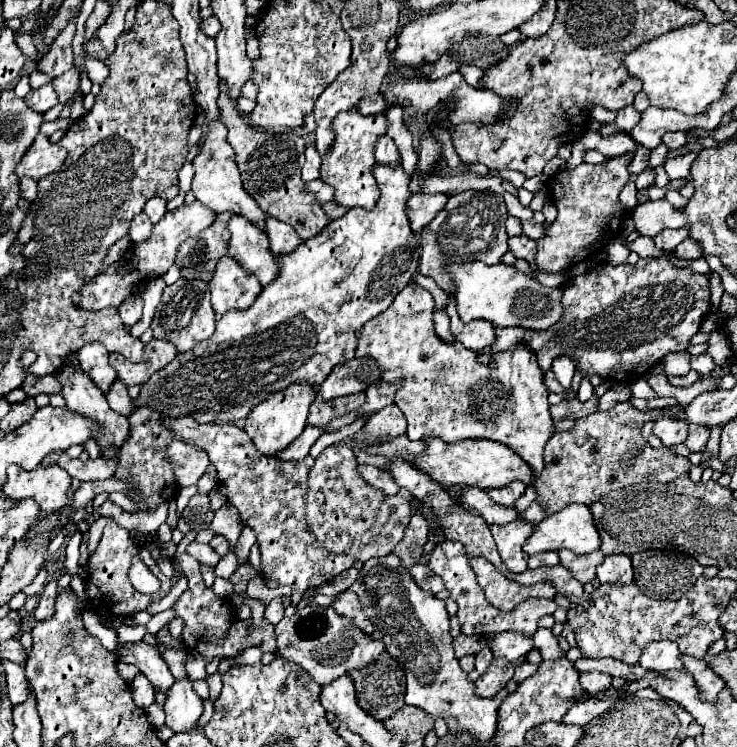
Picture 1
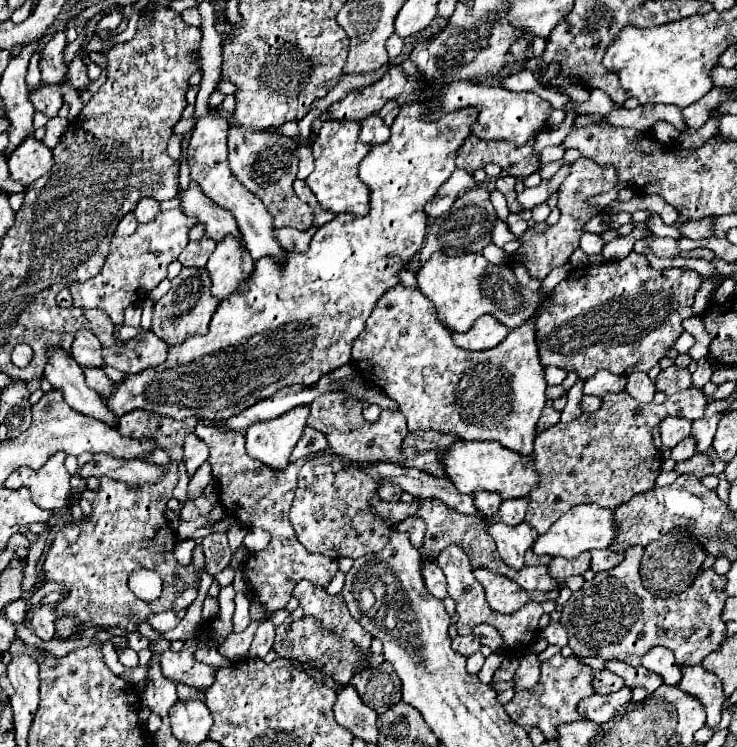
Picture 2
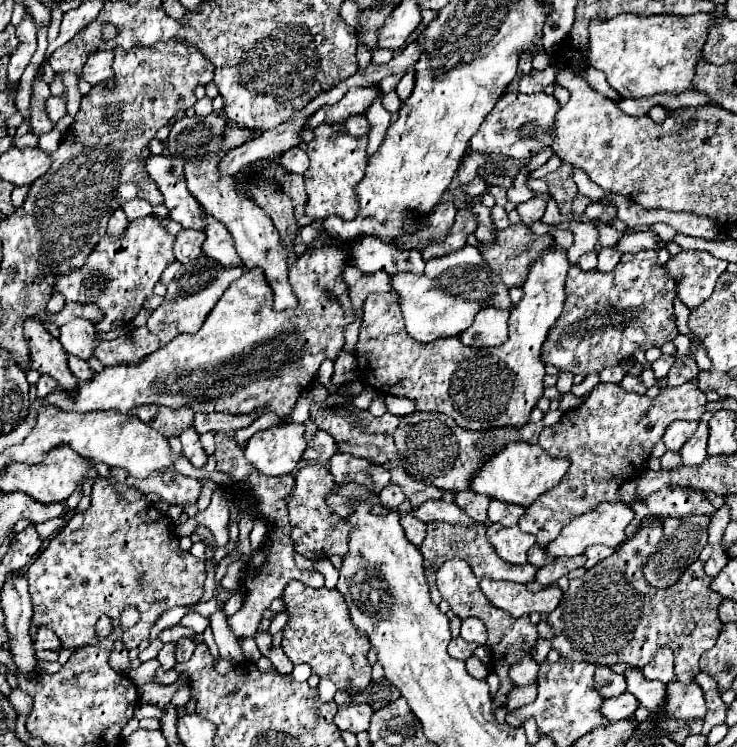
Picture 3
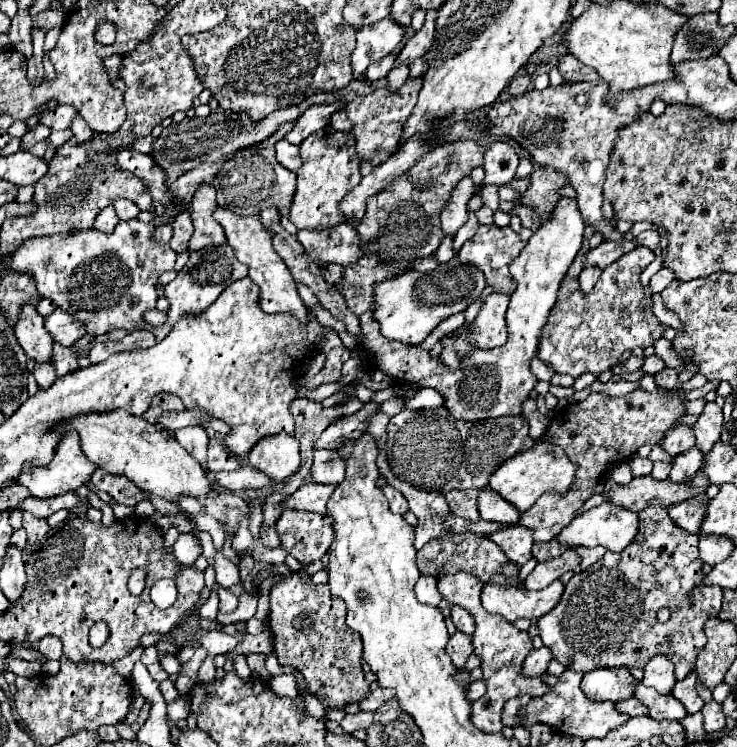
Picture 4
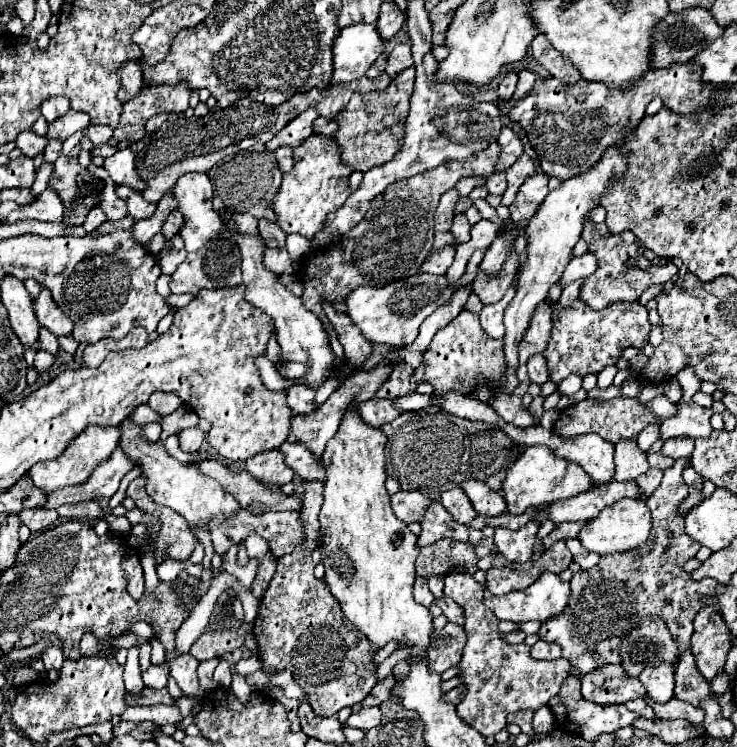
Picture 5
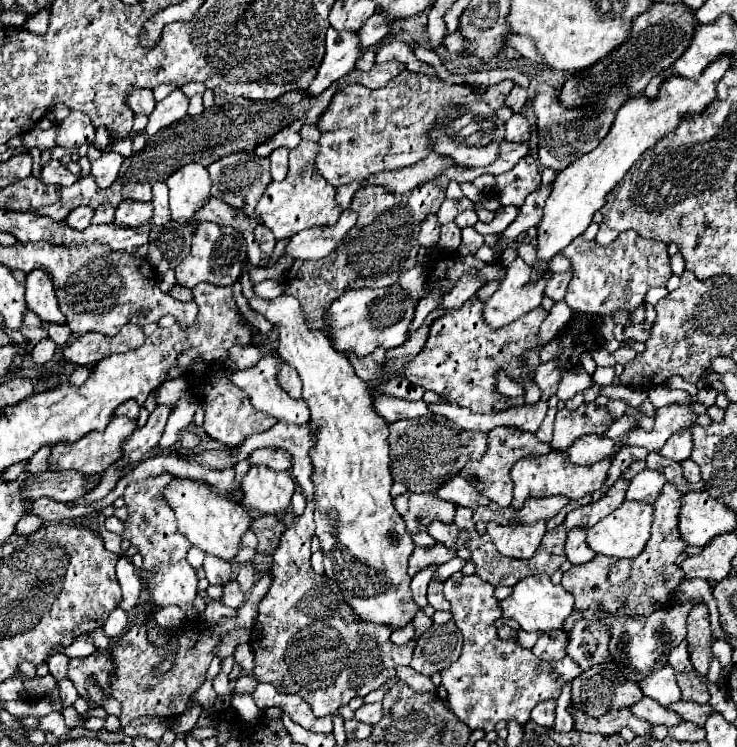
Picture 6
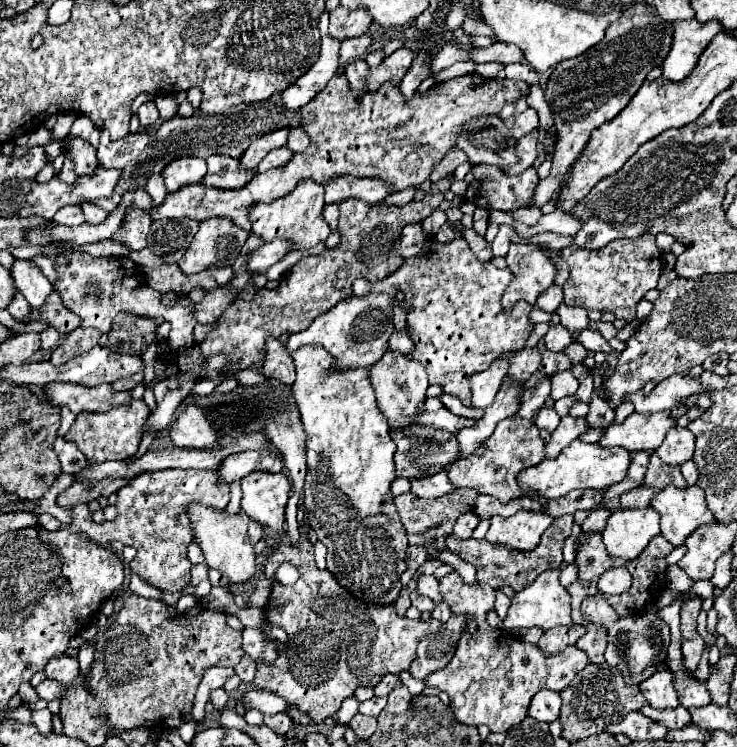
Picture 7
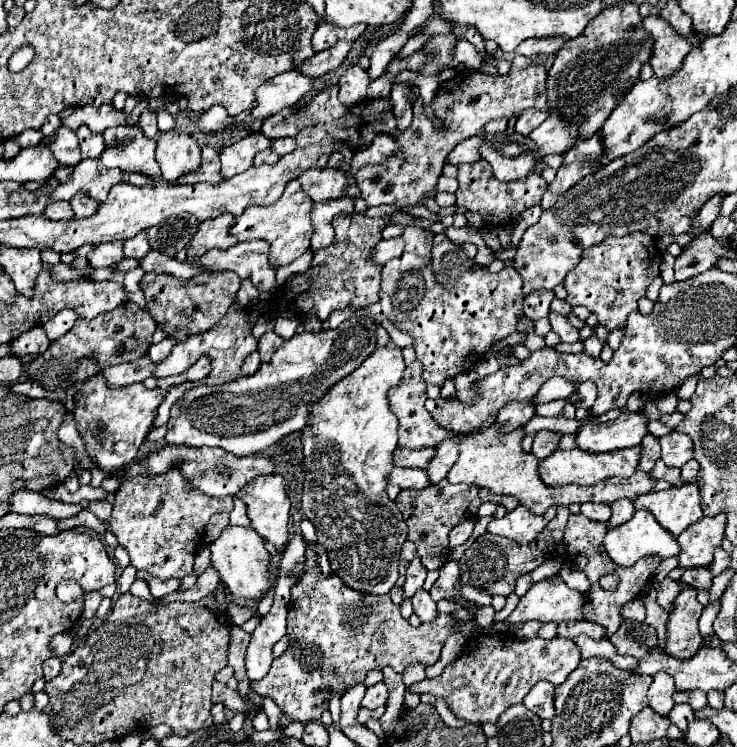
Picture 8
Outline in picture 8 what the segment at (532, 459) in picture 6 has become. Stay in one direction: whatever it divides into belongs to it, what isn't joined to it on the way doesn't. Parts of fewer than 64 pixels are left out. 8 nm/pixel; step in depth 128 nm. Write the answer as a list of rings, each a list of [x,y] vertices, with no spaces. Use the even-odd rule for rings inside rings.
[[[642,446],[638,448],[624,448],[618,452],[604,452],[604,454],[594,454],[594,452],[582,452],[580,448],[574,450],[556,450],[552,456],[548,456],[546,460],[538,462],[538,472],[540,478],[546,486],[558,488],[558,486],[566,486],[566,484],[580,484],[580,486],[592,486],[598,484],[600,480],[612,478],[612,476],[632,476],[638,468],[638,460],[640,460],[640,452]]]

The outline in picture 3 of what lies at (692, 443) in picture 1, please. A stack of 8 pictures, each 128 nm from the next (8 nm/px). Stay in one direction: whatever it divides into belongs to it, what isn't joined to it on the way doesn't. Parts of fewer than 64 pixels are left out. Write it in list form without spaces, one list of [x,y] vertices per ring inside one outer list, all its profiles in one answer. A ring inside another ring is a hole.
[[[666,452],[662,458],[660,458],[660,462],[662,462],[662,468],[664,470],[672,470],[672,468],[678,468],[680,464],[682,464],[682,456],[680,456],[680,452]]]

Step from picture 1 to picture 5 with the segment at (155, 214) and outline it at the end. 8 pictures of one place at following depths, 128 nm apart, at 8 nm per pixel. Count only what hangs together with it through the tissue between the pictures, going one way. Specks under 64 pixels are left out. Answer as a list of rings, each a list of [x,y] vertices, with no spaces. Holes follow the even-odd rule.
[[[92,164],[88,169],[90,173],[104,181],[104,190],[102,190],[102,200],[100,200],[100,206],[102,210],[106,212],[108,220],[122,220],[128,216],[128,208],[126,208],[126,202],[122,198],[116,196],[116,184],[109,177],[108,173],[103,167],[97,167]]]

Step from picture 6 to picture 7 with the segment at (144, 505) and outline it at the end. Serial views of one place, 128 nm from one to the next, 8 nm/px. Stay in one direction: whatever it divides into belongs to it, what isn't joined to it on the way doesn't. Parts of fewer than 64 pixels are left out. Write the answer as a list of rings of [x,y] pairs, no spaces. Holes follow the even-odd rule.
[[[158,470],[144,472],[138,478],[130,480],[124,488],[118,490],[118,516],[112,522],[96,524],[90,522],[90,512],[84,504],[70,508],[74,512],[72,528],[76,532],[86,534],[90,540],[98,544],[110,544],[112,540],[120,540],[124,546],[134,546],[138,550],[136,558],[130,562],[134,574],[138,574],[146,584],[162,590],[162,602],[166,606],[174,606],[182,590],[190,584],[190,568],[192,564],[186,558],[188,544],[192,542],[190,522],[186,516],[186,508],[194,502],[214,508],[228,506],[228,486],[218,484],[216,470]]]

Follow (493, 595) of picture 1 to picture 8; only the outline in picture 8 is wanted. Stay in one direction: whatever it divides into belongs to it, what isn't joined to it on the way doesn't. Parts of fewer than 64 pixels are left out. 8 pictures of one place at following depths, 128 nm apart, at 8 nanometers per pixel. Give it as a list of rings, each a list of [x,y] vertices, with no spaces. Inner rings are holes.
[[[560,574],[536,582],[518,602],[516,610],[504,620],[508,628],[528,620],[538,622],[566,622],[582,620],[584,594],[568,588]]]

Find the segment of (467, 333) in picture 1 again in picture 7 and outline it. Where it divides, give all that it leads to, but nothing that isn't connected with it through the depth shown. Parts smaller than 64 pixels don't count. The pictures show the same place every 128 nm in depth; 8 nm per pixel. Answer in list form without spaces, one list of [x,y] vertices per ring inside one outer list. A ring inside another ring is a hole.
[[[510,244],[506,254],[508,268],[514,274],[514,280],[502,294],[504,310],[512,310],[516,300],[536,304],[536,298],[554,284],[558,268],[544,254],[542,246],[536,244]]]

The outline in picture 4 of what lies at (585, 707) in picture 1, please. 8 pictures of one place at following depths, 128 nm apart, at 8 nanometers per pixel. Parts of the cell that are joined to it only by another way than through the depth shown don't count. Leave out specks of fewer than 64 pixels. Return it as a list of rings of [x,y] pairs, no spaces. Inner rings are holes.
[[[634,696],[630,700],[620,700],[616,704],[616,708],[618,708],[618,712],[628,714],[628,716],[646,716],[648,714],[646,706],[638,698],[634,698]]]

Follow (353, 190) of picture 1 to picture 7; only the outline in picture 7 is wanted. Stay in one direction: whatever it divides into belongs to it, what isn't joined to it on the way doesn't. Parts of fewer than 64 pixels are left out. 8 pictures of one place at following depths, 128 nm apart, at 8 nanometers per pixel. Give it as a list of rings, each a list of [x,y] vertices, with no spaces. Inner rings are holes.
[[[304,180],[298,184],[290,194],[270,202],[270,204],[254,204],[250,208],[252,232],[262,236],[266,242],[274,238],[290,238],[298,250],[308,250],[318,242],[324,242],[332,232],[328,222],[322,216],[326,202],[324,202],[324,186],[312,180]]]

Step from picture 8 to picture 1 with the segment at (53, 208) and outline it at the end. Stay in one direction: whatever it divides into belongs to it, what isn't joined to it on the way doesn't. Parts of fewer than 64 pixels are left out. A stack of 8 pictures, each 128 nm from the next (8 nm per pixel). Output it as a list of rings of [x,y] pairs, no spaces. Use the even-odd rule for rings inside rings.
[[[144,212],[138,214],[138,216],[132,220],[132,226],[130,226],[130,238],[132,238],[132,242],[148,240],[148,238],[150,238],[150,232],[152,232],[152,222],[150,222],[150,218],[148,218]]]

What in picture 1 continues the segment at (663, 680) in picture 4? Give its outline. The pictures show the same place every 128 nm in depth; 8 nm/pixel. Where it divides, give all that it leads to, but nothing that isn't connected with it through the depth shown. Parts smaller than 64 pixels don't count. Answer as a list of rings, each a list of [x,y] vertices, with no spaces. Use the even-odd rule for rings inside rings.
[[[654,642],[654,644],[648,644],[642,650],[640,666],[646,668],[646,670],[660,672],[660,674],[666,674],[670,670],[680,670],[682,668],[682,660],[680,660],[678,646],[674,642]]]

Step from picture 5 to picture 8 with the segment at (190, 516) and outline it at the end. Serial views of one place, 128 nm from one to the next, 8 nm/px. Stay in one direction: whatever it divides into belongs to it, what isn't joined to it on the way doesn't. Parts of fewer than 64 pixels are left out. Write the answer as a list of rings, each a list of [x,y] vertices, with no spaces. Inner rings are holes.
[[[228,526],[222,530],[216,542],[212,542],[210,548],[210,564],[216,568],[220,574],[222,582],[228,586],[230,596],[234,598],[248,598],[248,600],[258,600],[262,598],[270,584],[272,584],[272,572],[268,570],[270,554],[264,548],[262,536],[254,532],[252,528],[240,528],[240,526]]]

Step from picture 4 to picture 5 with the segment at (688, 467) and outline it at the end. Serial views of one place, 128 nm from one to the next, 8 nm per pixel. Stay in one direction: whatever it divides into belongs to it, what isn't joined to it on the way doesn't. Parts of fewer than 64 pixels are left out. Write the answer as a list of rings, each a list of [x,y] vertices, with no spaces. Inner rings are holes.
[[[690,458],[676,460],[674,466],[664,472],[664,478],[654,494],[646,498],[646,506],[652,512],[650,540],[642,548],[634,548],[634,552],[602,556],[602,562],[594,568],[574,574],[570,580],[572,594],[566,612],[554,620],[546,620],[540,626],[538,636],[546,642],[558,644],[562,648],[562,658],[566,658],[582,674],[606,664],[622,664],[620,642],[646,616],[662,616],[678,644],[678,656],[690,648],[694,616],[704,606],[702,598],[714,596],[716,584],[694,582],[692,576],[682,568],[700,550],[700,544],[690,540],[686,534],[684,518],[676,512],[678,504],[688,494],[688,488],[682,480],[682,470],[686,466],[690,466]]]

